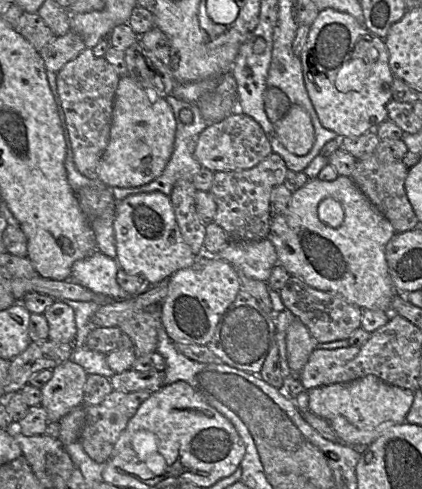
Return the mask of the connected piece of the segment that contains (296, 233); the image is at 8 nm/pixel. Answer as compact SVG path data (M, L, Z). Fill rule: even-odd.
M338 176L333 181L318 178L308 180L303 187L292 193L285 211L271 218L267 238L275 247L278 264L281 264L291 276L299 278L317 290L340 296L362 310L390 312L392 299L398 293L389 274L385 248L395 234L391 223L371 203L352 178ZM325 198L333 198L343 207L344 220L337 228L332 228L319 219L318 205Z

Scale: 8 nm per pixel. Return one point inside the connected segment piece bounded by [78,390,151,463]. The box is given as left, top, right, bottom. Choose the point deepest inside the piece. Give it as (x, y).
(104, 422)

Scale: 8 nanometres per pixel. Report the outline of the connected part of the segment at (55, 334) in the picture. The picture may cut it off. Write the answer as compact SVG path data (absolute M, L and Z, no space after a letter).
M55 301L44 312L48 323L48 339L57 343L73 343L76 323L73 309L64 301Z

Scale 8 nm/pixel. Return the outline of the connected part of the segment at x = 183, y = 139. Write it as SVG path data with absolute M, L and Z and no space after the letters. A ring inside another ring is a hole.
M173 95L167 96L165 100L171 106L177 123L174 150L171 155L171 158L169 159L163 173L159 177L157 177L156 179L154 179L153 181L145 185L139 187L130 187L130 188L118 188L118 187L110 188L112 195L117 202L123 200L124 198L130 195L139 194L139 193L149 193L154 191L162 192L163 194L170 197L173 187L178 180L186 179L186 180L193 181L195 175L198 174L203 168L203 166L195 159L194 151L197 145L198 138L201 132L204 129L206 129L208 123L202 117L198 105L196 103L189 103L177 99ZM183 109L189 109L192 112L193 118L191 123L183 123L180 120L179 115Z

